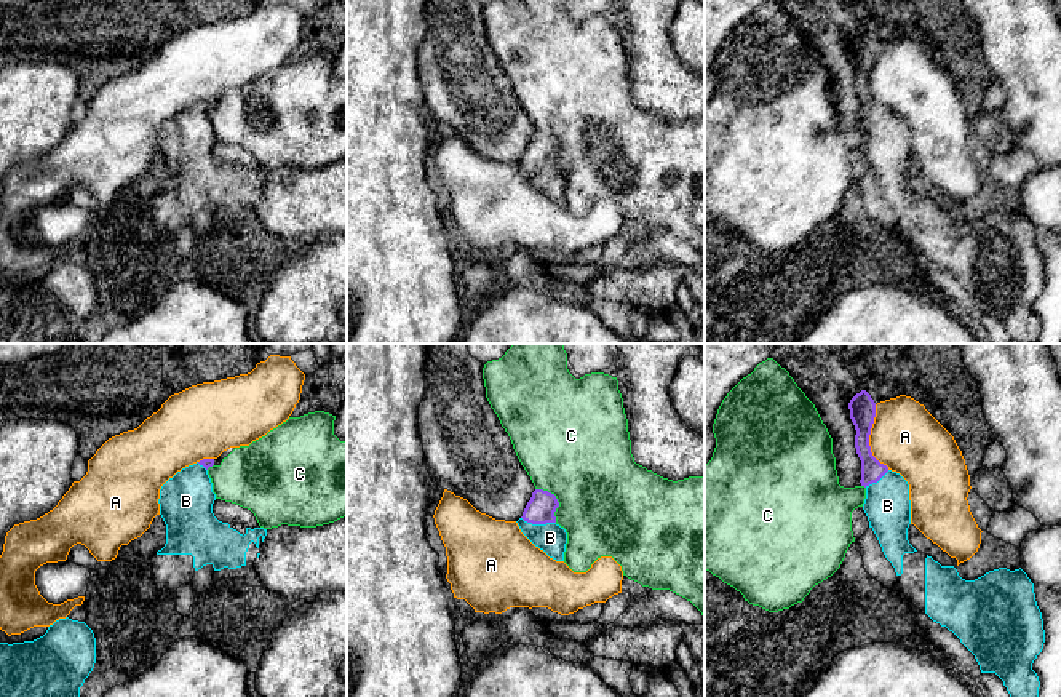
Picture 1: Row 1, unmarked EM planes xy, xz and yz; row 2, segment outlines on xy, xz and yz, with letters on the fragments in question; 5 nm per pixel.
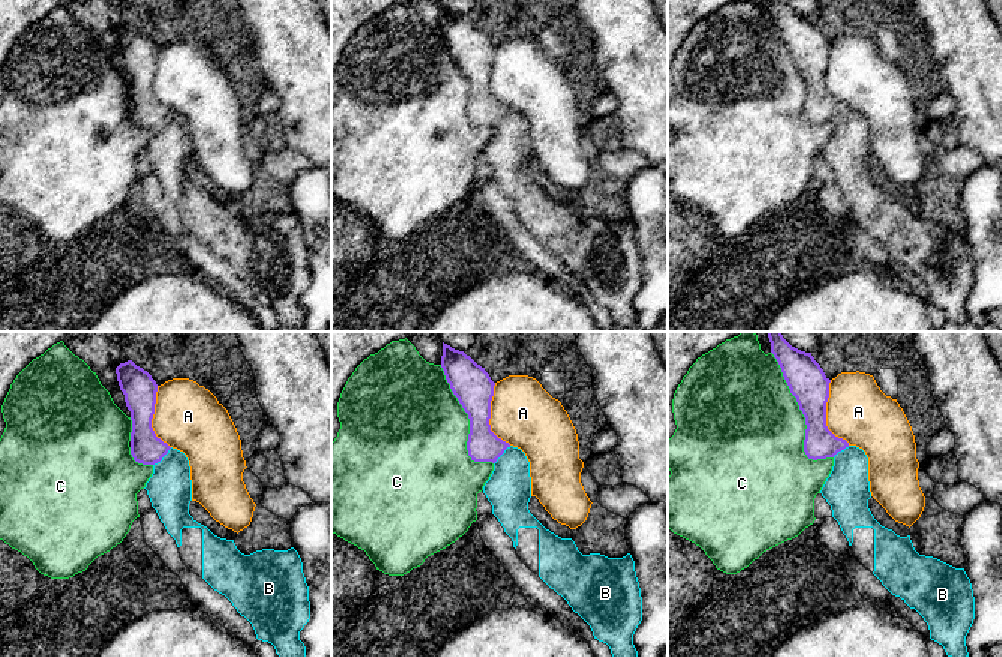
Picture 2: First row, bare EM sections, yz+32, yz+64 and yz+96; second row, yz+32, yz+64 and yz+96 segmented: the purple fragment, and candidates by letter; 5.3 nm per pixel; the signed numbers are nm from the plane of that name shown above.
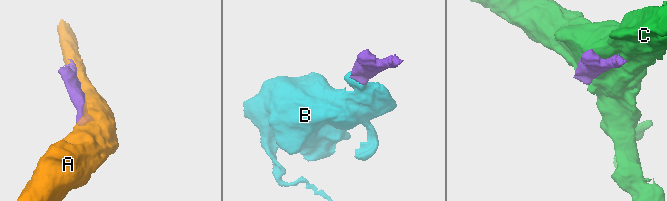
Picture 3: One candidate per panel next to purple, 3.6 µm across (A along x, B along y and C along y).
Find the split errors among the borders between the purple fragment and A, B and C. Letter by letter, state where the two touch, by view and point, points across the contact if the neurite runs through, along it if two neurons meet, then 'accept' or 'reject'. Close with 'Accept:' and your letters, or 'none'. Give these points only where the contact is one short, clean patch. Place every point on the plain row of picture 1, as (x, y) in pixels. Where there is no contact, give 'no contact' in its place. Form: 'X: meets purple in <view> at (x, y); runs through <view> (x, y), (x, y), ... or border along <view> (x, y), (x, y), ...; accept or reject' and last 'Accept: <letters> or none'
A: meets purple in yz at (868, 80); reject
B: meets purple in xz at (539, 165); runs through xz (540, 151), (539, 165), (550, 179); accept
C: meets purple in xz at (556, 141); reject
Accept: B

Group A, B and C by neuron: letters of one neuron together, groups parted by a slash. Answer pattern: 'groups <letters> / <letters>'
groups A / B / C

